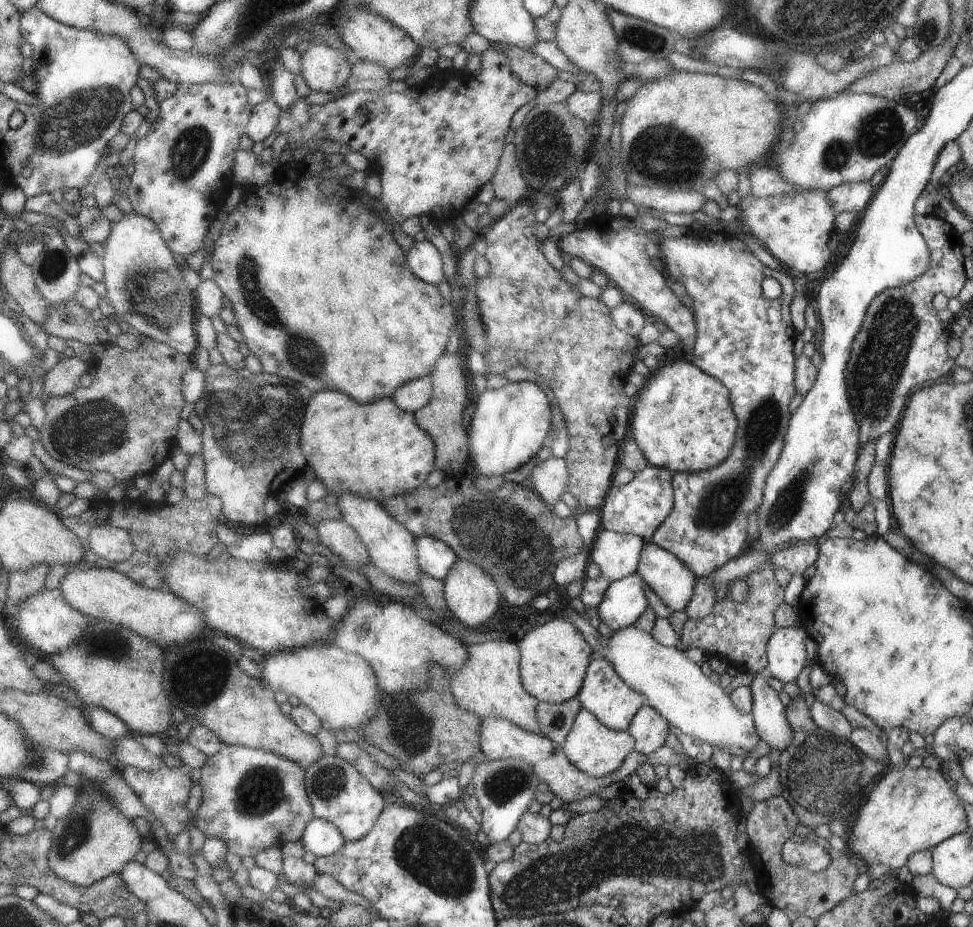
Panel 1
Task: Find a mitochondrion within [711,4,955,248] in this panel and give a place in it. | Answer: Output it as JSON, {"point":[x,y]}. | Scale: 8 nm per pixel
{"point":[882,129]}

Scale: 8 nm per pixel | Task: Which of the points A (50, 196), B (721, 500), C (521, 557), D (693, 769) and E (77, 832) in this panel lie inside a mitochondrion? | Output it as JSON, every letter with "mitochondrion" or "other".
{"A":"other","B":"mitochondrion","C":"mitochondrion","D":"other","E":"mitochondrion"}

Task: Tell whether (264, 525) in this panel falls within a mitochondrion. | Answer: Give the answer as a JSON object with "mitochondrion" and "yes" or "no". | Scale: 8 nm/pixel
{"mitochondrion":"no"}

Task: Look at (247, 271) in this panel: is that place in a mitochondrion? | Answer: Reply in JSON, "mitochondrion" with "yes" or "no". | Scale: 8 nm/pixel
{"mitochondrion":"yes"}

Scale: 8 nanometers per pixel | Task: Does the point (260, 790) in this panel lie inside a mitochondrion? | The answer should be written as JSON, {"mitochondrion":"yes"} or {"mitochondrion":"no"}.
{"mitochondrion":"yes"}

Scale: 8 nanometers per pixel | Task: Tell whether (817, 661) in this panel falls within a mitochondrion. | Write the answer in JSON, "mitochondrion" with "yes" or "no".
{"mitochondrion":"no"}

